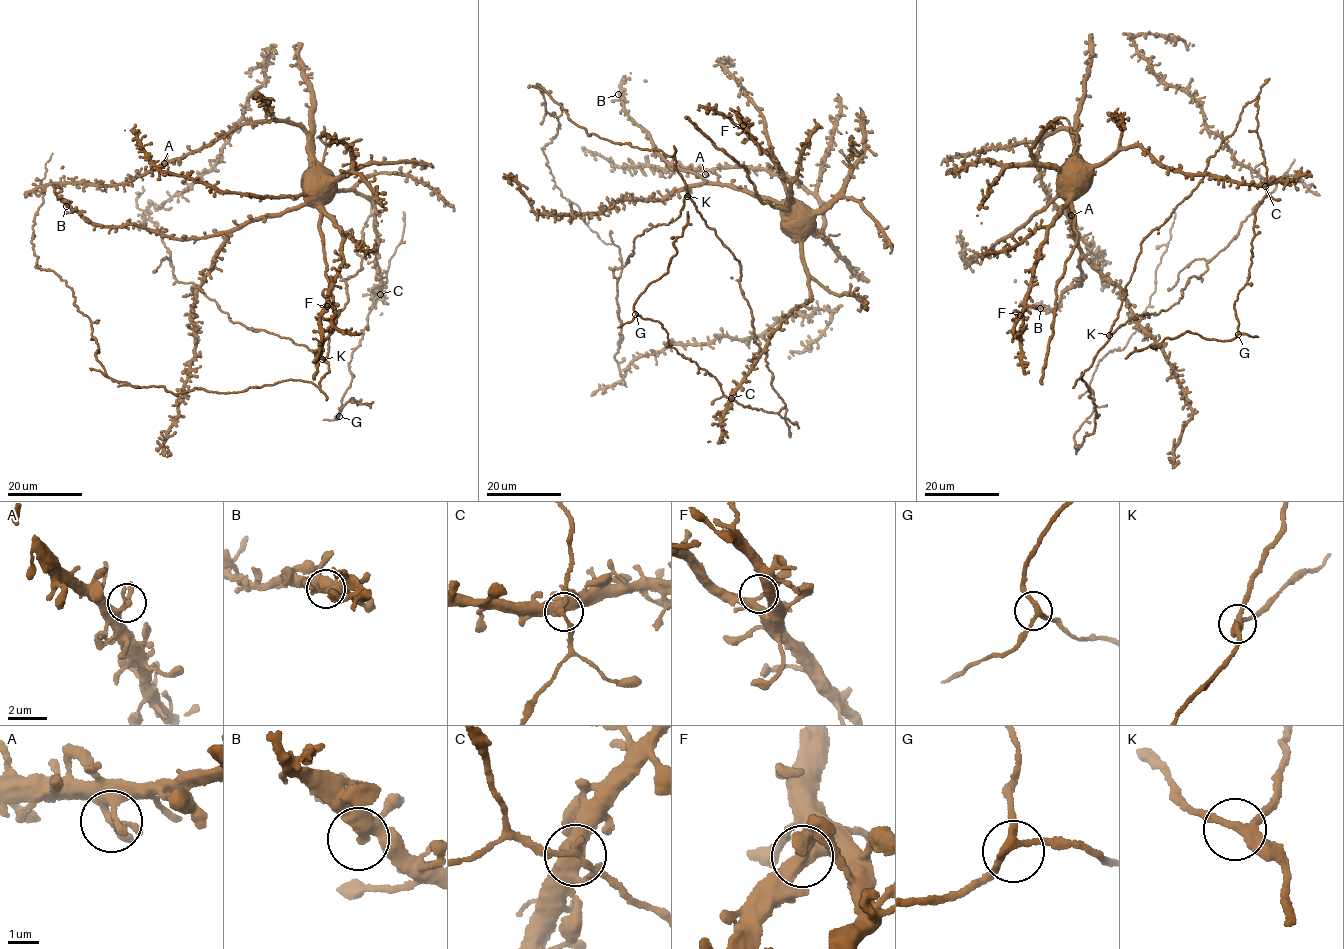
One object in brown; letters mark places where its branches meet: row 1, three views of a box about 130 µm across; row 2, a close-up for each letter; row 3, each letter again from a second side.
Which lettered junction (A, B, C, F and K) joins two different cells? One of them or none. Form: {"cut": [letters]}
{"cut": []}

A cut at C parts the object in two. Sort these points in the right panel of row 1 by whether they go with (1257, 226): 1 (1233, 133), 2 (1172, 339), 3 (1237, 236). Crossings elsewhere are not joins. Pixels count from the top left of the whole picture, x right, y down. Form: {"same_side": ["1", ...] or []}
{"same_side": ["2"]}

